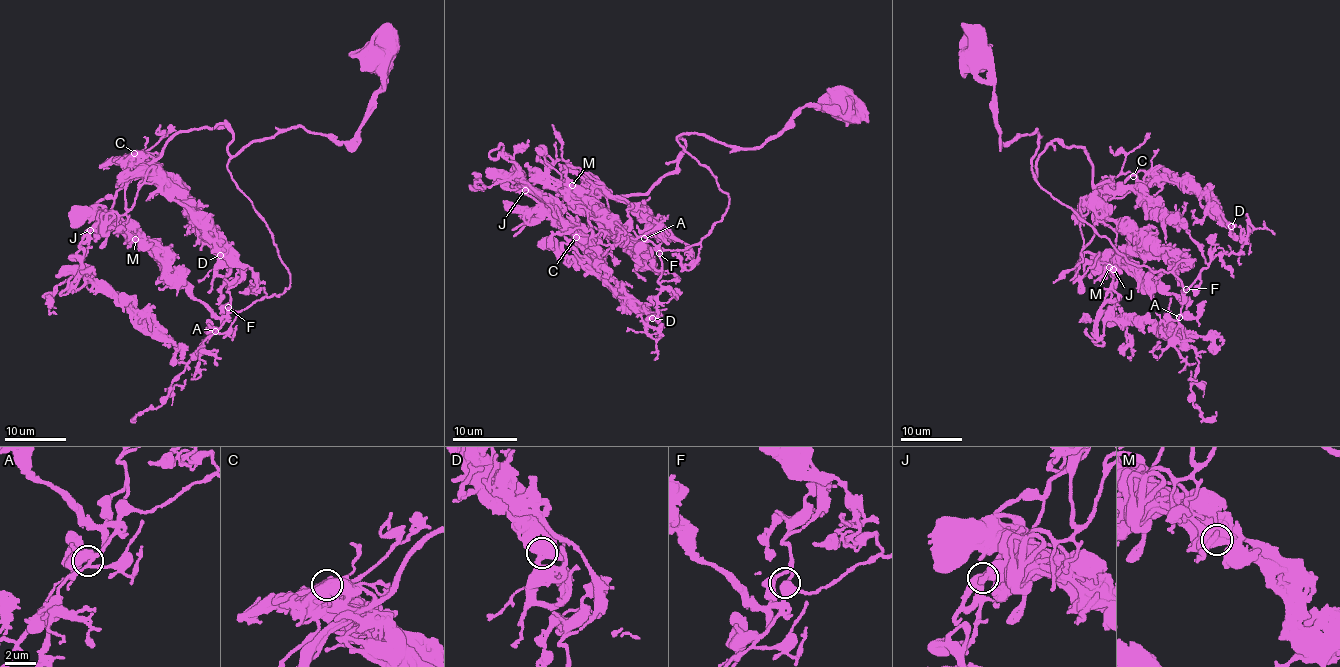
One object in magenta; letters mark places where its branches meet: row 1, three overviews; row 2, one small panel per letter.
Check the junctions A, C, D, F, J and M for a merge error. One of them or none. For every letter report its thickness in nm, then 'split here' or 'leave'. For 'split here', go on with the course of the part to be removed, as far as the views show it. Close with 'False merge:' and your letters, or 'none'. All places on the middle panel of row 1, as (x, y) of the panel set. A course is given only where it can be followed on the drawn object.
A: 220 nm thick; leave
C: 300 nm thick; leave
D: 400 nm thick; leave
F: 320 nm thick; leave
J: 400 nm thick; leave
M: 440 nm thick; leave
False merge: none

